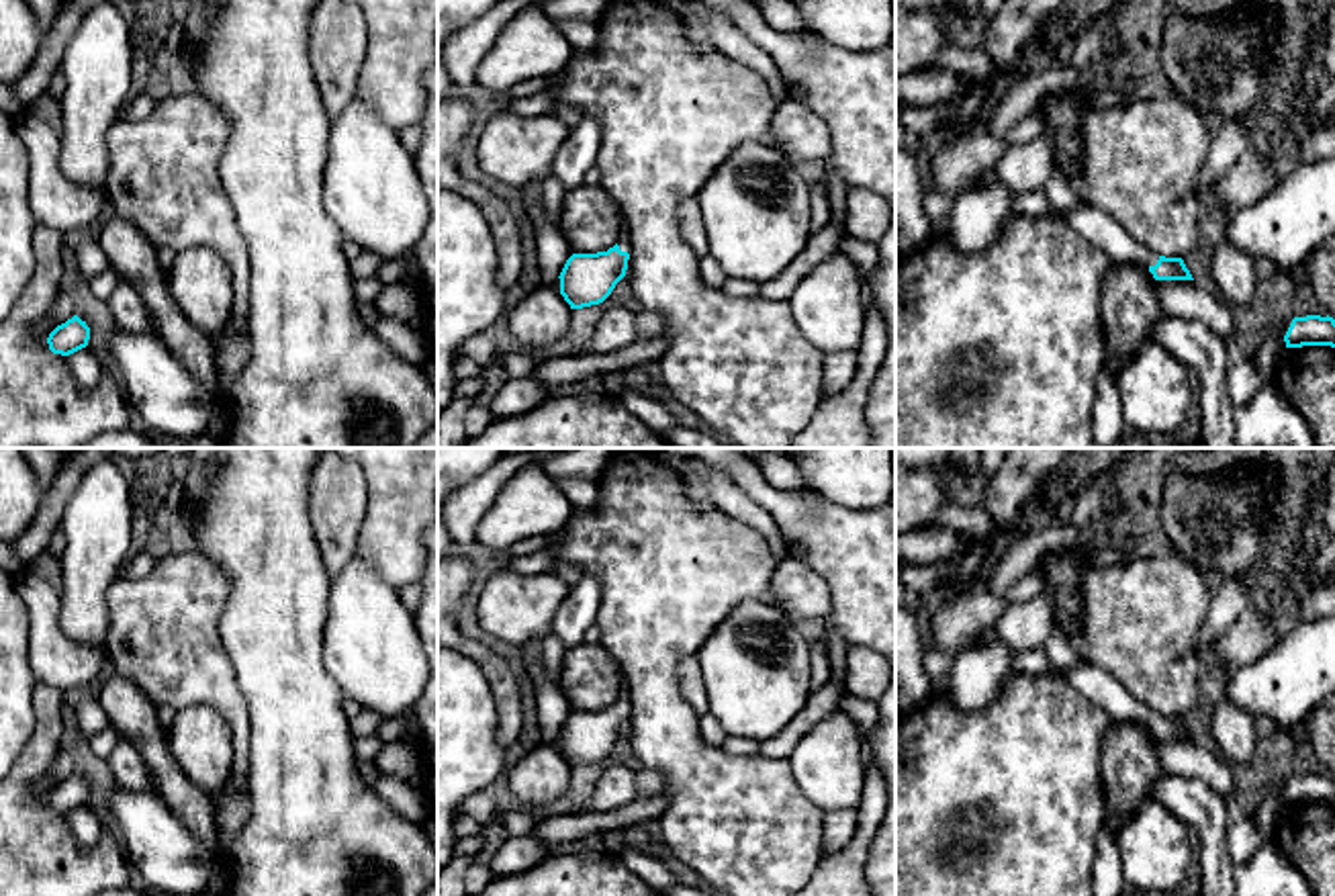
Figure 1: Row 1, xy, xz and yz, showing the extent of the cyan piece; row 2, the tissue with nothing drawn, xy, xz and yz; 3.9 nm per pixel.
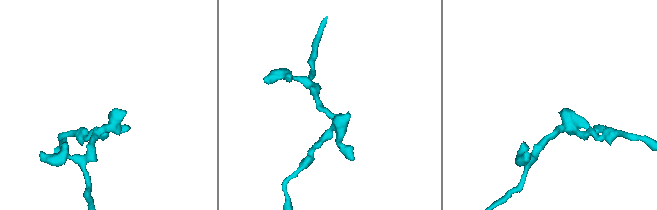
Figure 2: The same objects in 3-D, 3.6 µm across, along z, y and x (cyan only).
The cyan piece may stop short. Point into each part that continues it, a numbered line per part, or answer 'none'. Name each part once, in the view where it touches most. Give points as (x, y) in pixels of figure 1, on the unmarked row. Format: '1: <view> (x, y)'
1: yz (1088, 680)

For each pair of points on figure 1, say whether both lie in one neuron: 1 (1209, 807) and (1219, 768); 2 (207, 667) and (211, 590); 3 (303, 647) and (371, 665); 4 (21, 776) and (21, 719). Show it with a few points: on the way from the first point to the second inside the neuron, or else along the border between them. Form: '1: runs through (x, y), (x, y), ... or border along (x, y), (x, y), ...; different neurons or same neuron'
1: border along (1168, 772), (1180, 778), (1201, 778), (1225, 796); different neurons
2: runs through (205, 649), (205, 608); same neuron
3: border along (328, 604), (324, 665), (346, 694); different neurons
4: border along (33, 702), (35, 729), (21, 751); different neurons

